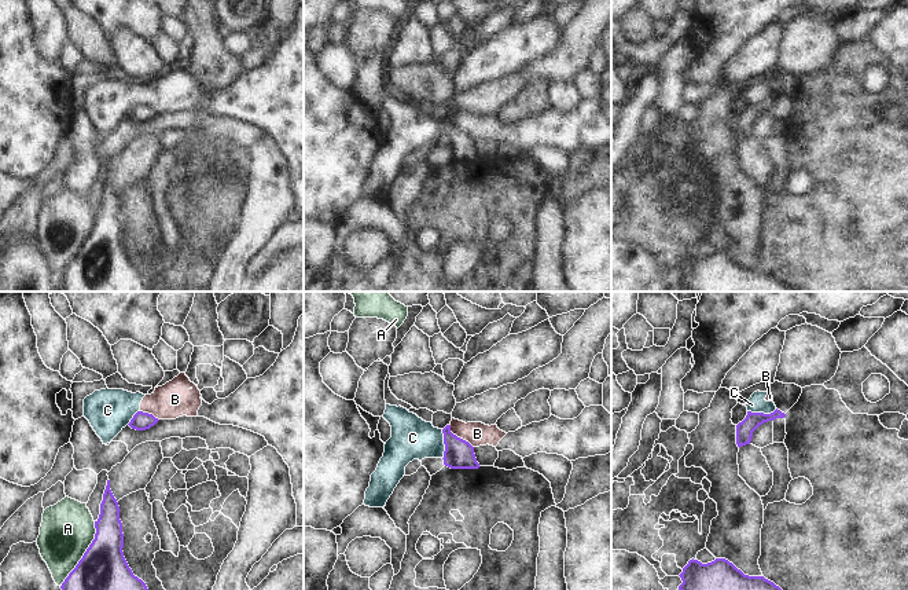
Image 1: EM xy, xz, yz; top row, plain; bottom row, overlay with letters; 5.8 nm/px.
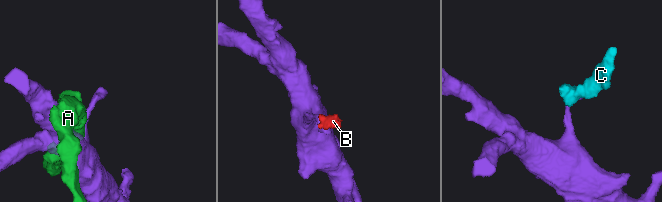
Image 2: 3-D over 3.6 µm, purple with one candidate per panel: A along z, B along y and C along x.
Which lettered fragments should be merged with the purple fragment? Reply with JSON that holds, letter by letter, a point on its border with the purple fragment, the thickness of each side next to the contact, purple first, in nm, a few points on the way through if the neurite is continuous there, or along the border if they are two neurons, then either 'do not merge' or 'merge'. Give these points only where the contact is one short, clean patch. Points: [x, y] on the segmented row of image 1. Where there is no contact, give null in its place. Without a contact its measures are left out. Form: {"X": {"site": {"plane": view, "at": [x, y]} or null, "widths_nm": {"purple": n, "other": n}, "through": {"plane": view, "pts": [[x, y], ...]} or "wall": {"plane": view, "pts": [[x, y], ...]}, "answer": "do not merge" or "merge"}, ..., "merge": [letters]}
{"A": {"site": {"plane": "xy", "at": [84, 554]}, "widths_nm": {"purple": 280, "other": 320}, "answer": "do not merge"}, "B": {"site": {"plane": "xz", "at": [459, 438]}, "widths_nm": {"purple": 180, "other": 140}, "wall": {"plane": "xz", "pts": [[449, 424], [449, 429], [473, 447]]}, "answer": "do not merge"}, "C": {"site": {"plane": "xz", "at": [444, 443]}, "widths_nm": {"purple": 180, "other": 240}, "wall": {"plane": "xz", "pts": [[441, 429], [444, 440], [443, 458]]}, "answer": "do not merge"}, "merge": []}

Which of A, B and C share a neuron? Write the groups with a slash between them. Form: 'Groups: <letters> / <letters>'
Groups: A / B C.

